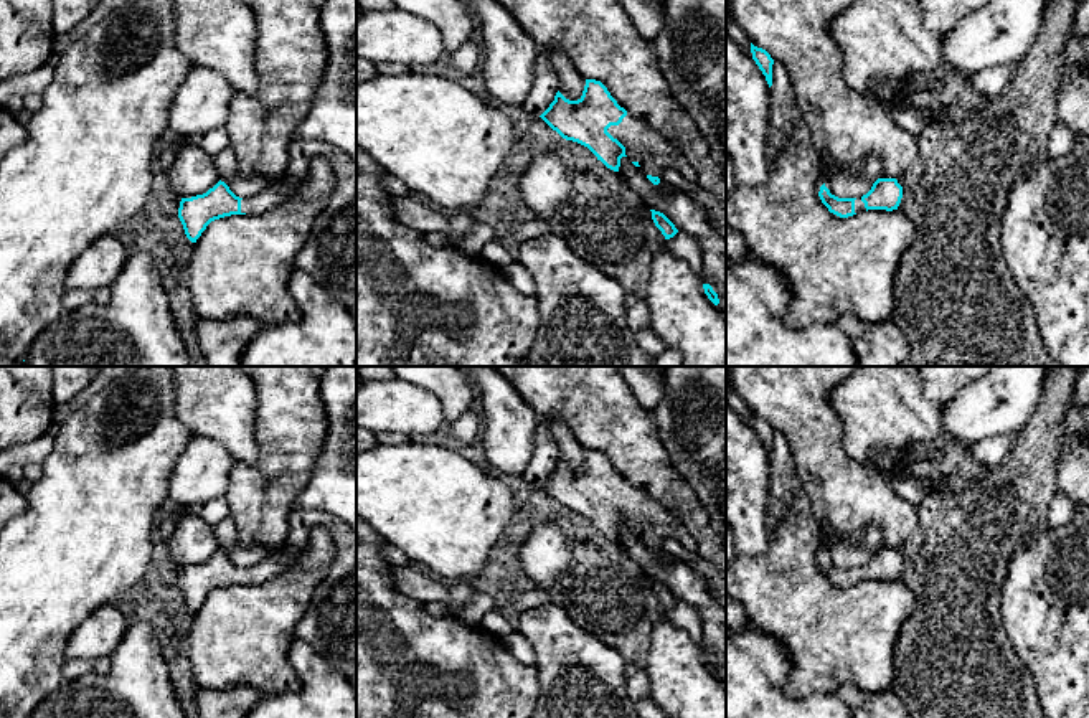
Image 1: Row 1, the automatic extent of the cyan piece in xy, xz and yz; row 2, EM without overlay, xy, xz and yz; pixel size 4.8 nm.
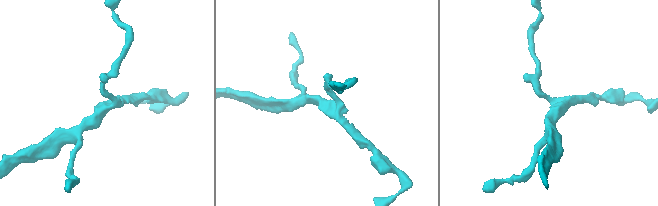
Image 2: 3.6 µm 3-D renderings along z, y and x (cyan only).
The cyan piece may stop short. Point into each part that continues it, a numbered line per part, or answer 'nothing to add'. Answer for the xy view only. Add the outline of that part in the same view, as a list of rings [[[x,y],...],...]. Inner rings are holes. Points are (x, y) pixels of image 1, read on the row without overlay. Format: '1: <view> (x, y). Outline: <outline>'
1: xy (273, 566). Outline: [[[299,551],[276,553],[264,558],[261,563],[241,569],[241,583],[261,584],[284,573],[292,563],[299,560]]]

